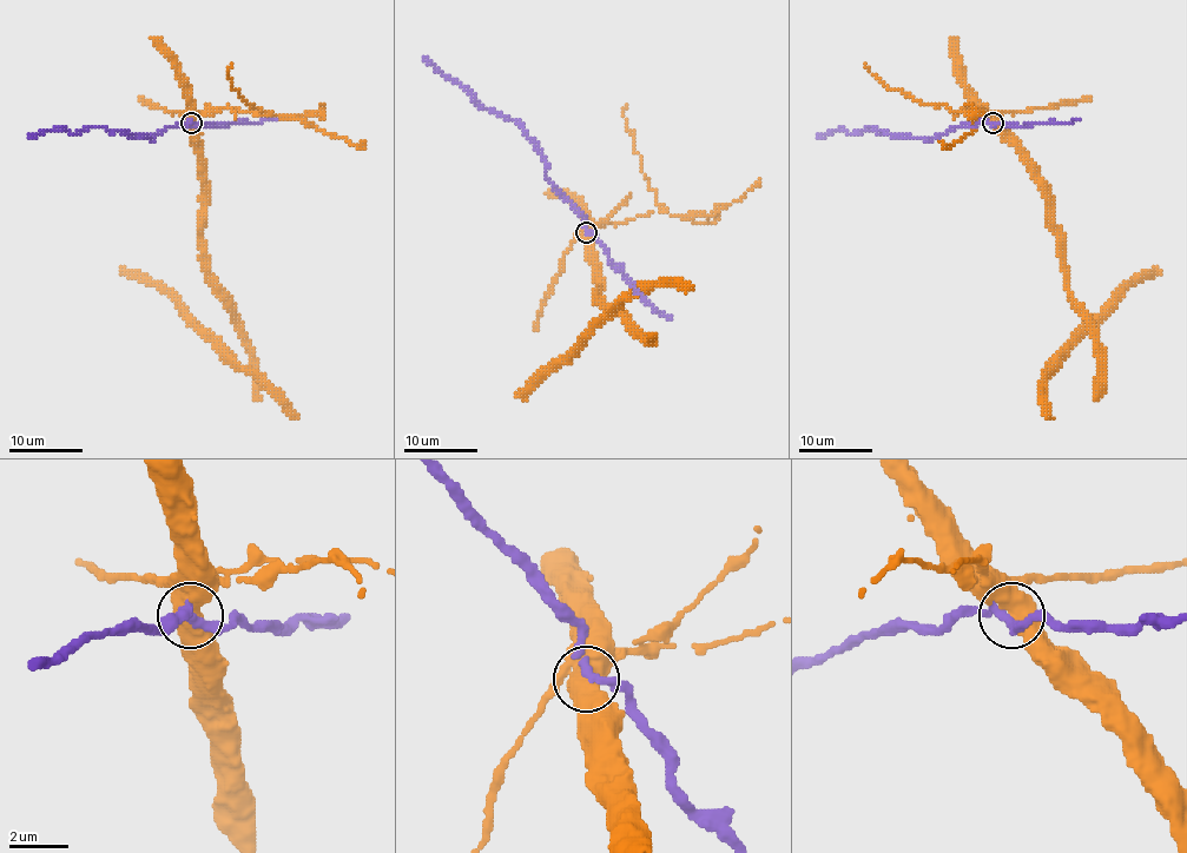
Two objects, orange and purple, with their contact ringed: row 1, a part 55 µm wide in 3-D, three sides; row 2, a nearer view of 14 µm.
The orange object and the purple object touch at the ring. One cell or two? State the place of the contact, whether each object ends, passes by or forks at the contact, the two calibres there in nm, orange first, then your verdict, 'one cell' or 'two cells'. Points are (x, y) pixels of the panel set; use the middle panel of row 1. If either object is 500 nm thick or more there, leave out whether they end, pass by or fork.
(586, 232) | 600/300 nm | two cells

